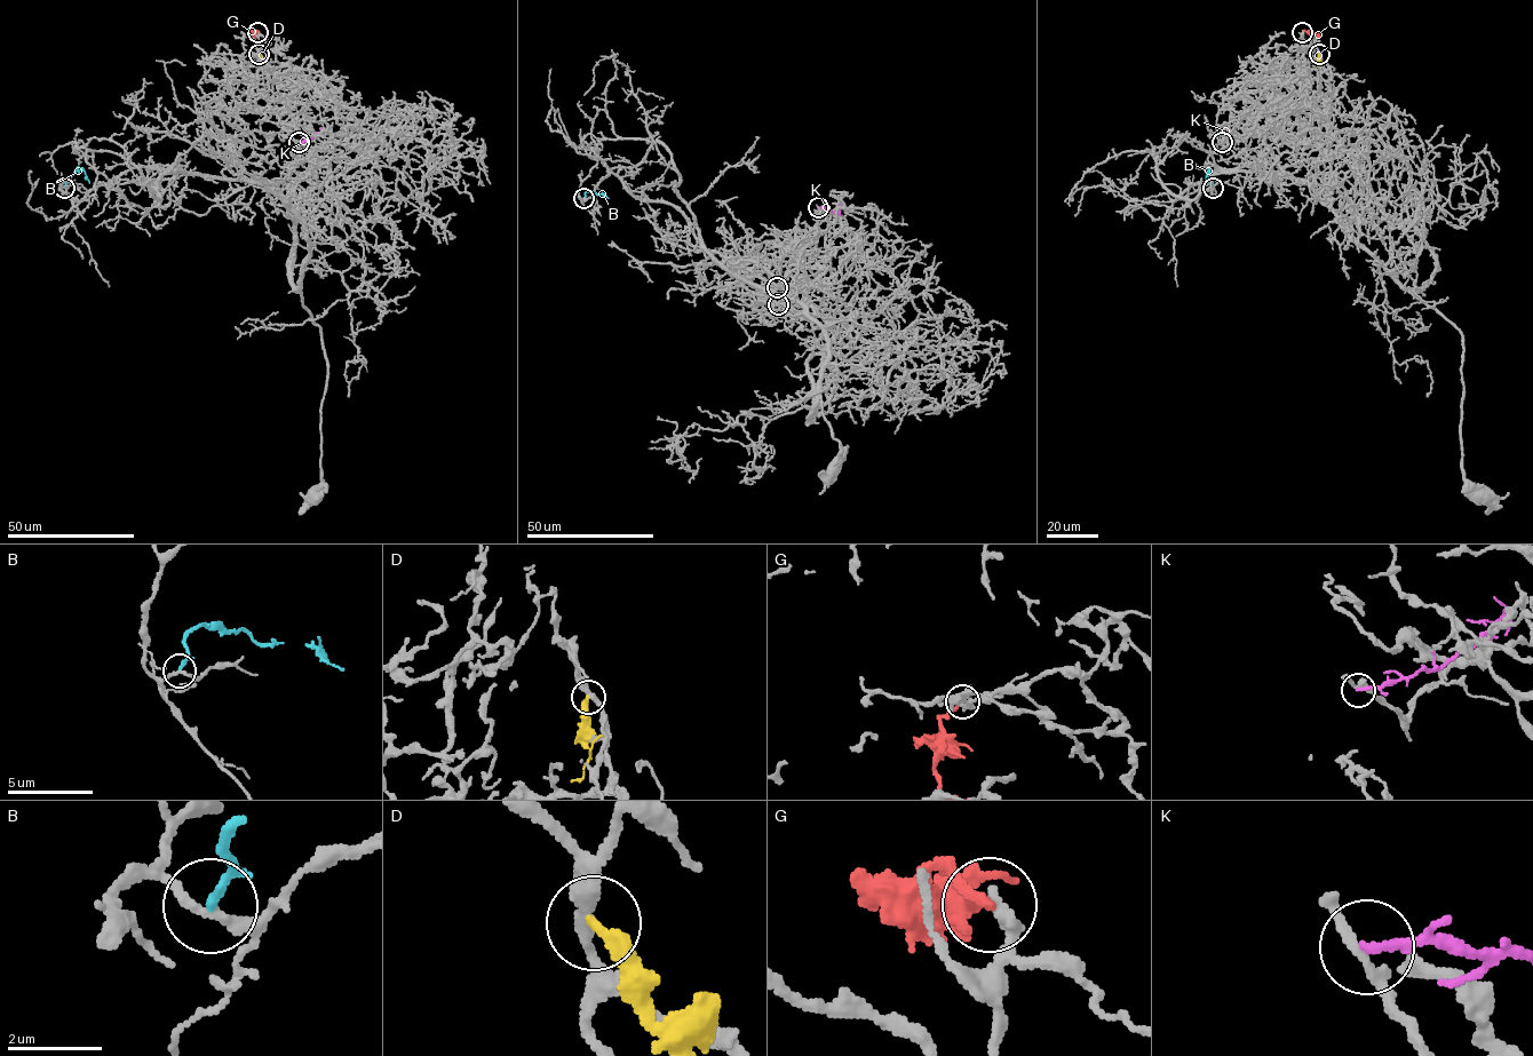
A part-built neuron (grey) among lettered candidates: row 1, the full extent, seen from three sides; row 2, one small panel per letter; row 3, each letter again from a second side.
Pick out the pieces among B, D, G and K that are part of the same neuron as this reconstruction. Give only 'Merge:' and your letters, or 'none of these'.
Merge: none of these

